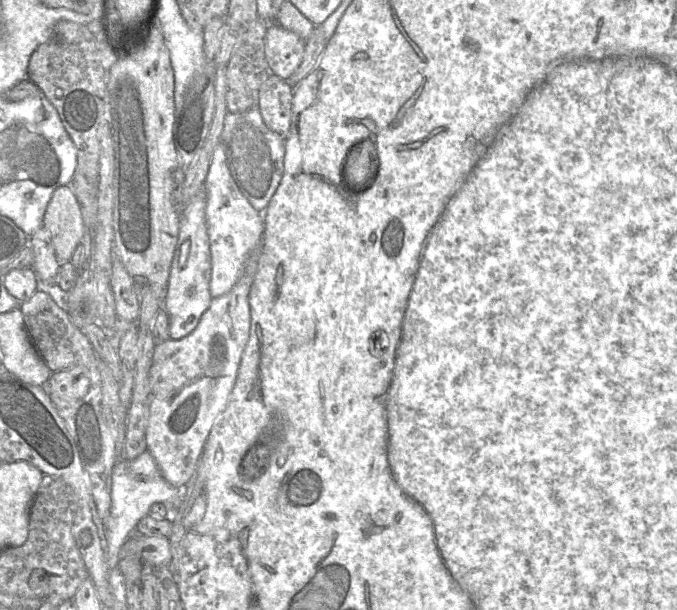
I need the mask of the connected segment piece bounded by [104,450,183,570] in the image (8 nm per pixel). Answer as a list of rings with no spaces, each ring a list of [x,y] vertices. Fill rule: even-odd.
[[[147,450],[135,459],[119,459],[112,470],[111,507],[104,521],[106,556],[110,570],[117,566],[122,546],[134,534],[137,523],[148,515],[150,507],[158,502],[172,502],[177,507],[180,500],[183,500],[183,488],[176,488],[164,479]]]

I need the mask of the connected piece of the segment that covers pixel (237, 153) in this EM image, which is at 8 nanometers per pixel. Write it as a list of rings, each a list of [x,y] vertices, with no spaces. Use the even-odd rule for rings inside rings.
[[[254,107],[243,113],[227,112],[220,143],[237,188],[255,210],[263,213],[283,177],[285,139],[266,126],[259,108]]]

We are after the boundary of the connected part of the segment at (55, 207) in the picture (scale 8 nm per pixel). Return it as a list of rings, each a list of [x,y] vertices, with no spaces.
[[[70,185],[58,187],[44,213],[43,224],[50,233],[60,262],[70,258],[85,234],[80,204]]]

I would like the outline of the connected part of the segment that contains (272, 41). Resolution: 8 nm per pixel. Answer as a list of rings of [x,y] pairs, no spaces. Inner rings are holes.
[[[269,23],[265,37],[265,56],[271,73],[288,80],[300,66],[306,41],[279,25]]]

